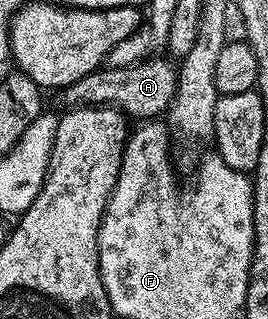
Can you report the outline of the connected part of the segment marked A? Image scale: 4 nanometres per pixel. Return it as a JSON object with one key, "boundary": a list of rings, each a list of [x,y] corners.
{"boundary":[[[149,57],[142,63],[134,63],[131,67],[108,67],[81,77],[81,81],[73,81],[73,85],[62,88],[61,95],[67,105],[90,105],[92,107],[116,107],[124,115],[135,121],[151,121],[162,116],[171,106],[179,72],[170,58],[155,59]]]}

